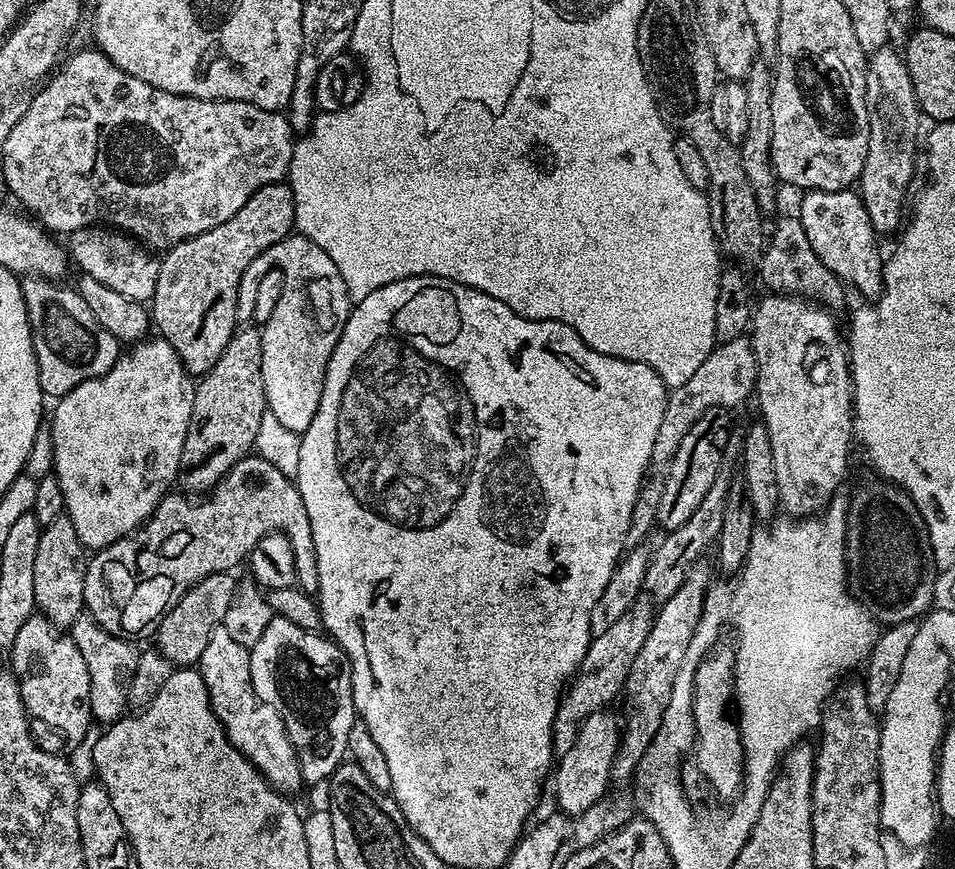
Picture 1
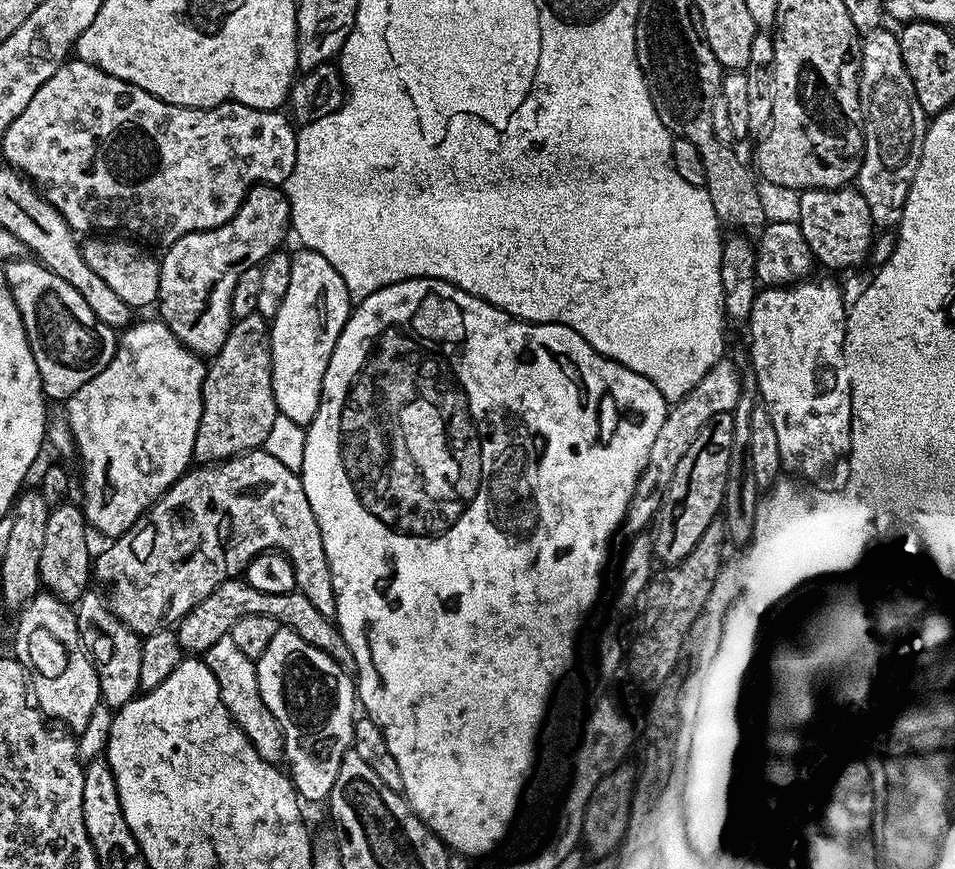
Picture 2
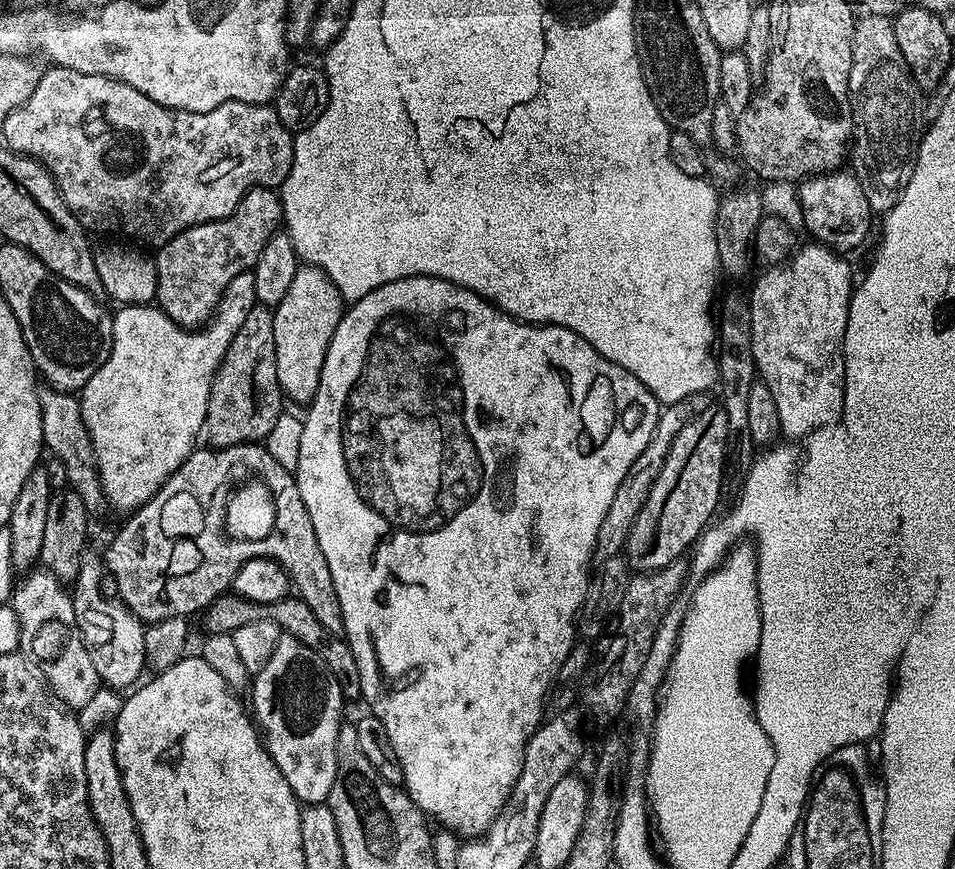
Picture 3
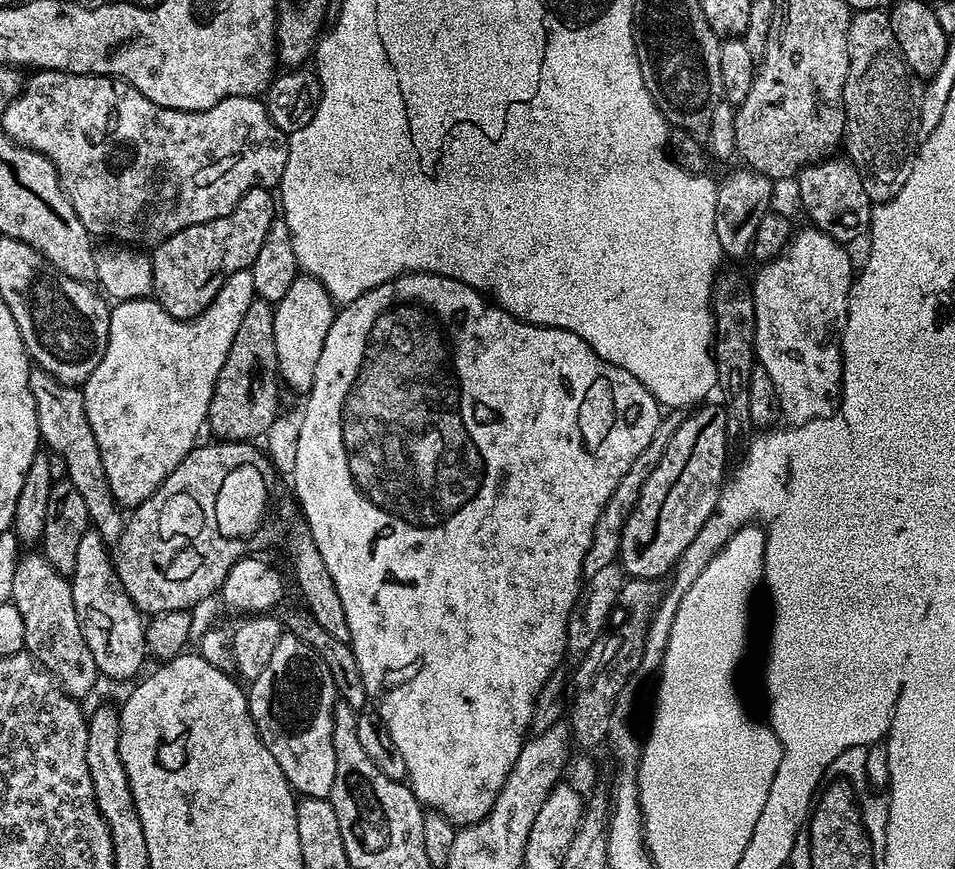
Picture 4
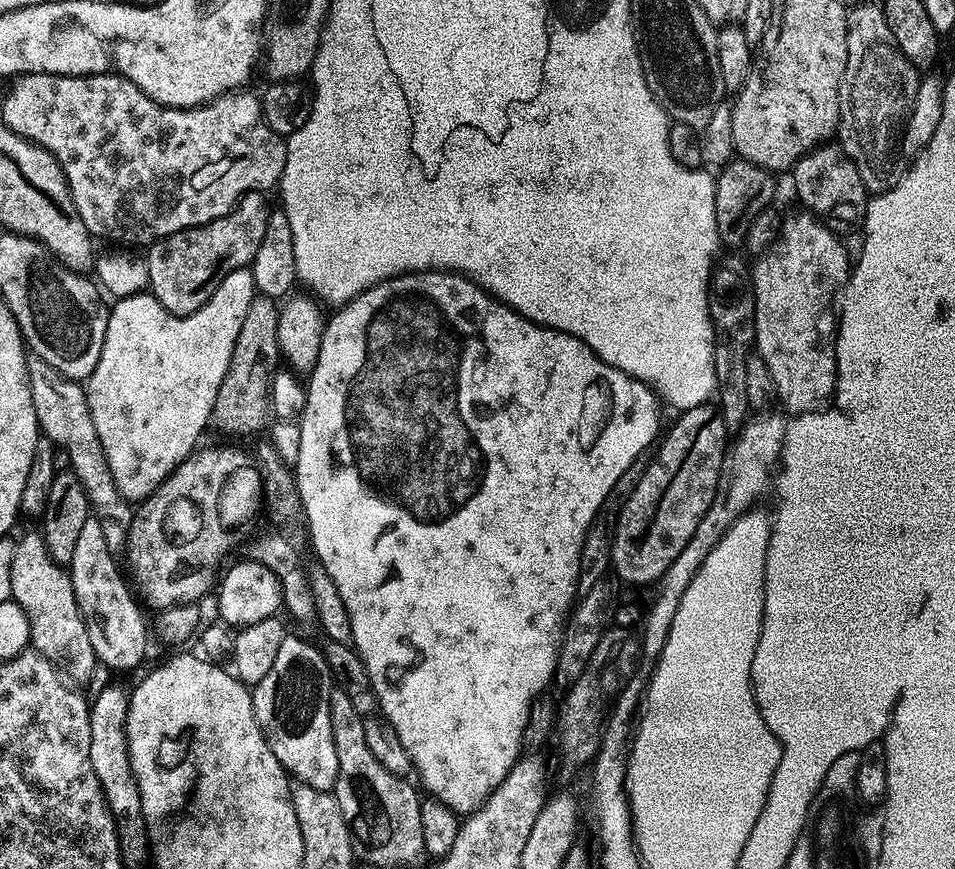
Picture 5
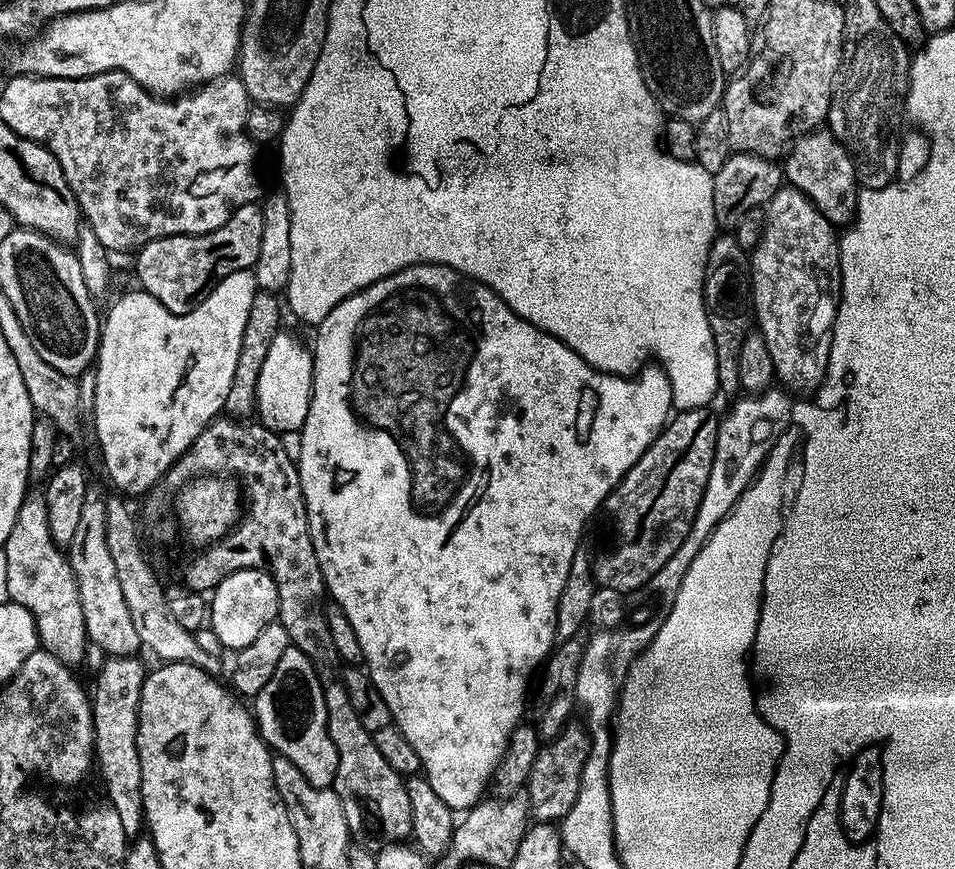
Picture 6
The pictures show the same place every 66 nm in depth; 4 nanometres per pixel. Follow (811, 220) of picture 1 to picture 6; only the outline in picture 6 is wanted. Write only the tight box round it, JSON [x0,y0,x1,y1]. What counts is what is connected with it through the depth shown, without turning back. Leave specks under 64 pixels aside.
[782,130,856,226]

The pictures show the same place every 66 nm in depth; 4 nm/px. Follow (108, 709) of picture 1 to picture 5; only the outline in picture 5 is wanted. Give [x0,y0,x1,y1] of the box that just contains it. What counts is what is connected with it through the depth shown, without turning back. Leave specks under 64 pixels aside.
[70,515,150,673]

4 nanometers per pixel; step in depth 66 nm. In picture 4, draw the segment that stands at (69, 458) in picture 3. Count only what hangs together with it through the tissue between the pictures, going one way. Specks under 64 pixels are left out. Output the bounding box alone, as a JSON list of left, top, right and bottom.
[28,366,126,546]

